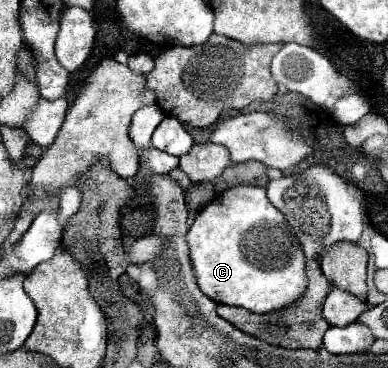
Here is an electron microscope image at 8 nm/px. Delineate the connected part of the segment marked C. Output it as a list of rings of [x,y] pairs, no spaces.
[[[238,185],[218,195],[198,213],[188,231],[188,245],[196,283],[216,303],[268,313],[294,303],[304,293],[306,257],[300,241],[268,201],[264,187]]]

